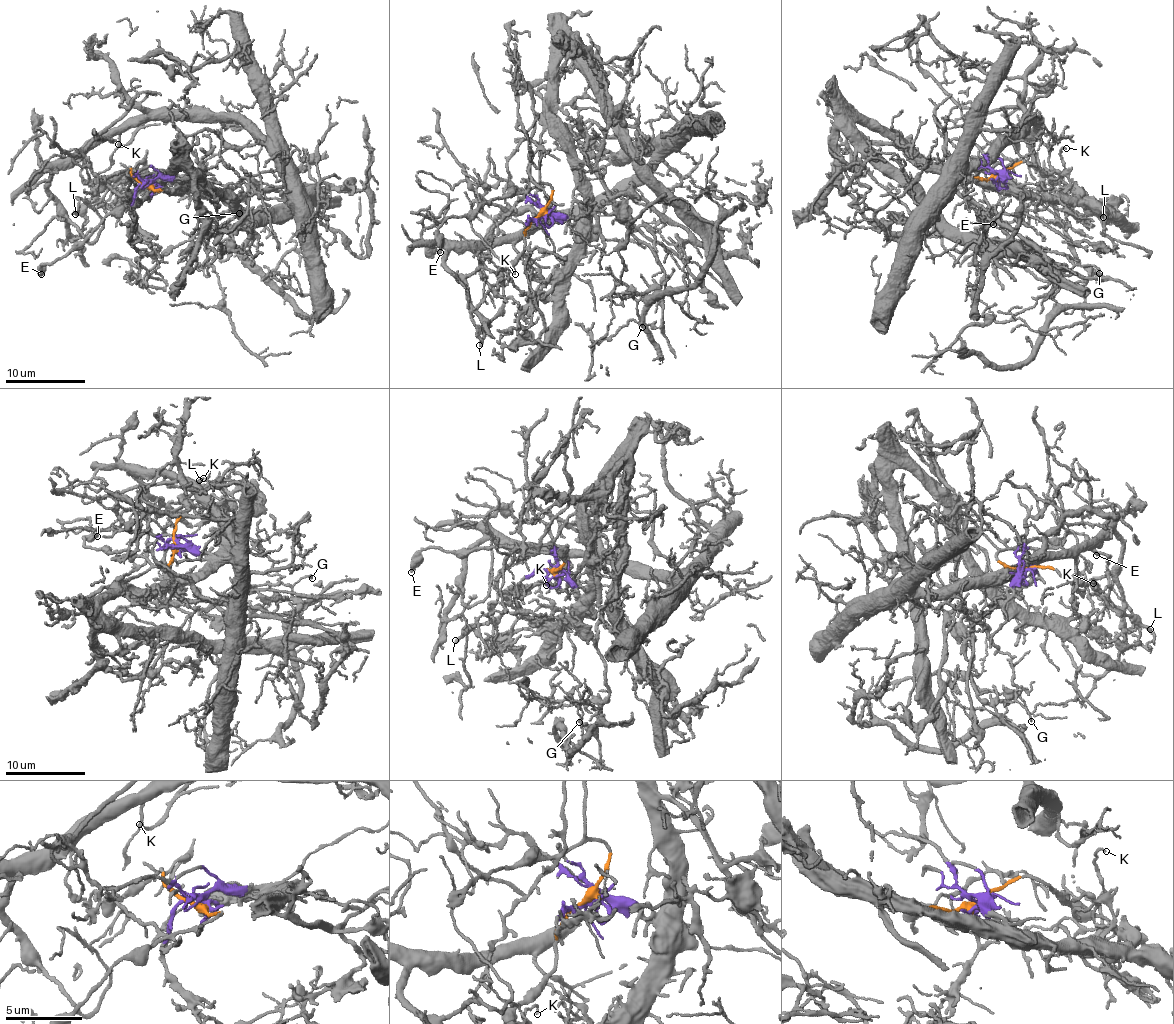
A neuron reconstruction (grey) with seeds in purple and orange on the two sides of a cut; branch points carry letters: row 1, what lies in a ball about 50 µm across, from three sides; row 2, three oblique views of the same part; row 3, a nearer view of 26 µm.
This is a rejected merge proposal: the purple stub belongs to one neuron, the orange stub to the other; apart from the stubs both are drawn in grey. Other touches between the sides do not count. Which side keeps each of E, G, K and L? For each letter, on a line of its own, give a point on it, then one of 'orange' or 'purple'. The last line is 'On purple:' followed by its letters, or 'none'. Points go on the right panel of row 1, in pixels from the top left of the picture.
E: place (993, 224); orange
G: place (1099, 273); purple
K: place (1066, 148); purple
L: place (1103, 217); orange
On purple: G, K

